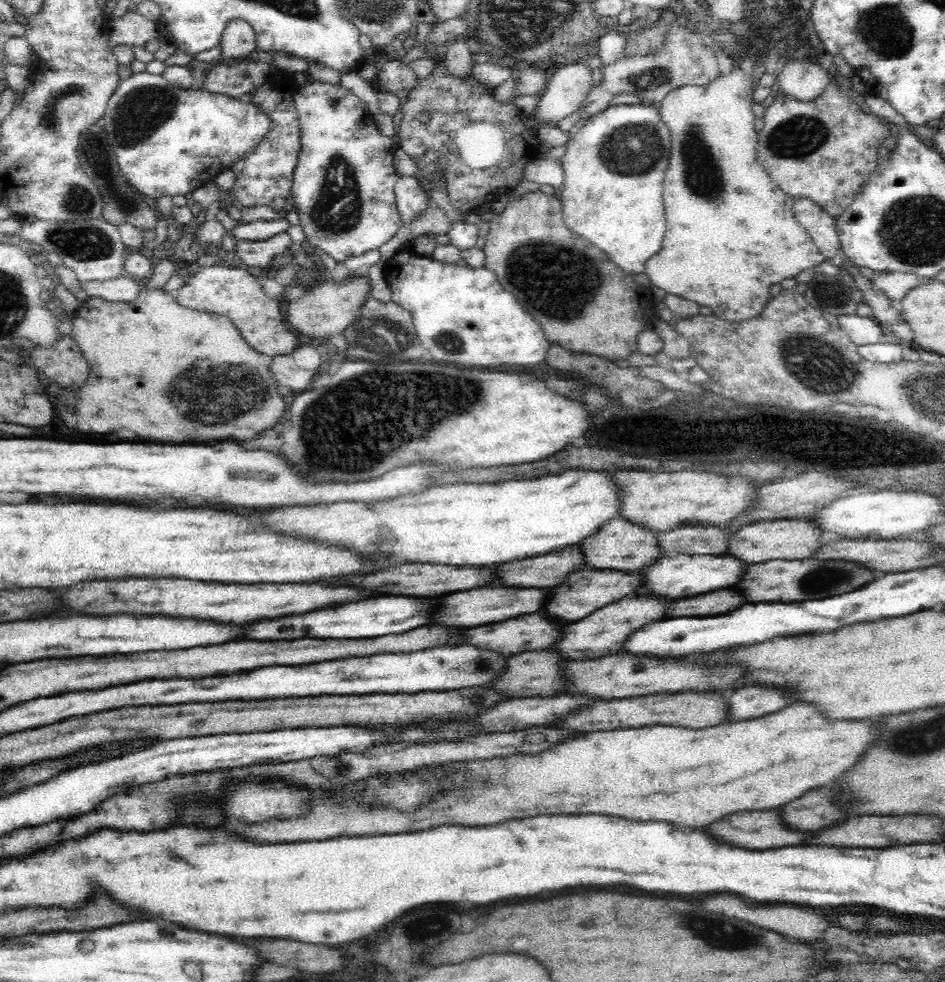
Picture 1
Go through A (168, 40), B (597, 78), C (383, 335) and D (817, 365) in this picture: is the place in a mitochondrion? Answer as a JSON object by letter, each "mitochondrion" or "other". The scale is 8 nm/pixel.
{"A":"other","B":"other","C":"mitochondrion","D":"mitochondrion"}

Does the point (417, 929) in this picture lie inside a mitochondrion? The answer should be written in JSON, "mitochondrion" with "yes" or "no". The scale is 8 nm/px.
{"mitochondrion":"no"}

